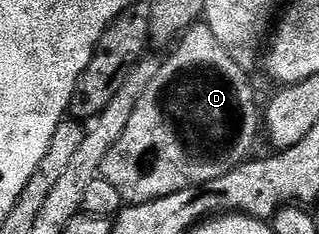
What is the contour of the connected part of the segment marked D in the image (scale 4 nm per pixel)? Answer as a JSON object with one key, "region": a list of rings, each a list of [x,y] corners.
{"region":[[[205,21],[184,31],[173,50],[167,60],[160,62],[157,77],[153,77],[149,89],[141,93],[141,101],[137,101],[125,133],[121,133],[117,145],[109,149],[103,162],[102,178],[117,188],[127,205],[157,201],[181,193],[181,189],[204,187],[217,181],[217,177],[225,177],[225,173],[241,166],[252,154],[251,146],[259,133],[261,135],[261,107],[255,104],[255,91],[242,65],[235,60],[238,58],[217,41]]]}

